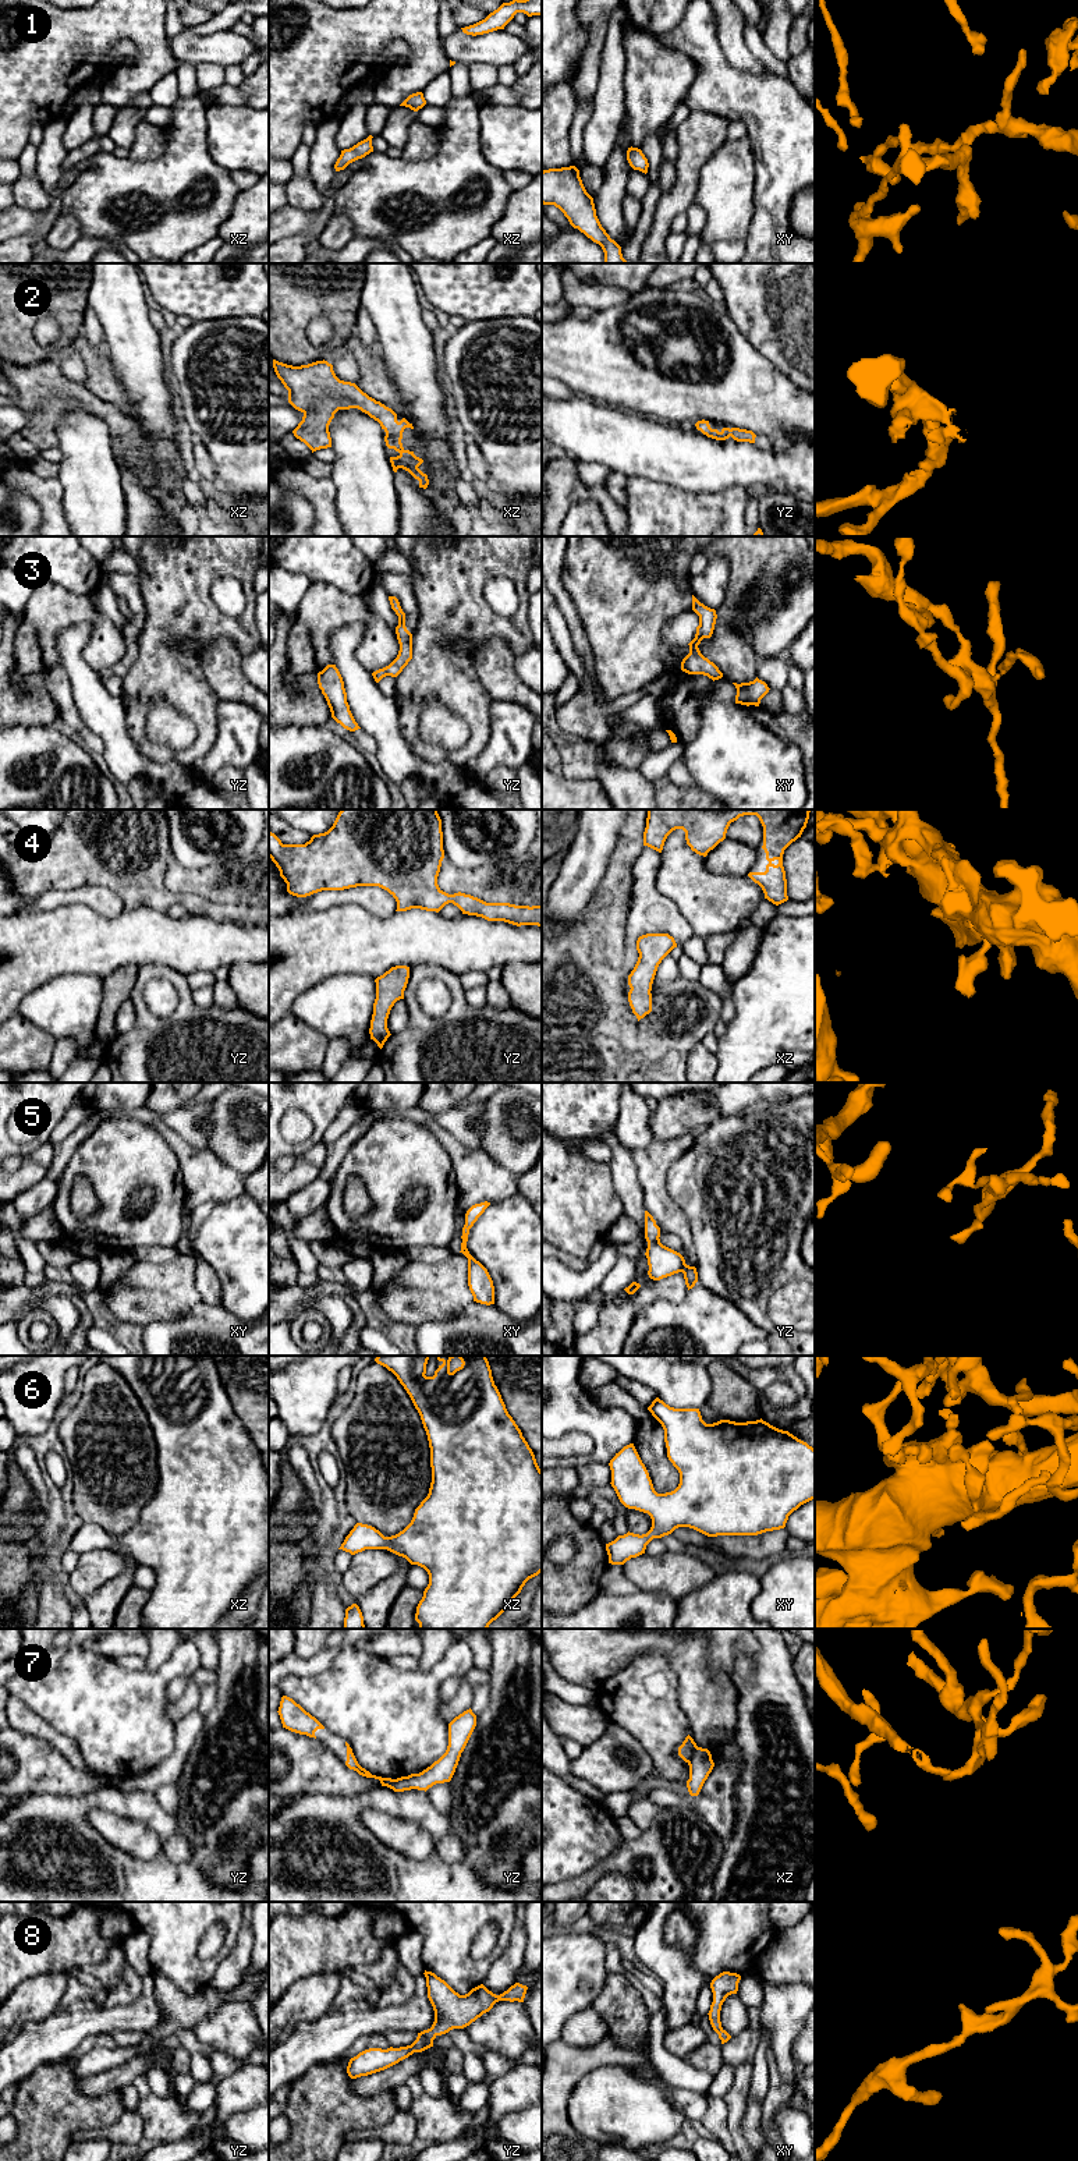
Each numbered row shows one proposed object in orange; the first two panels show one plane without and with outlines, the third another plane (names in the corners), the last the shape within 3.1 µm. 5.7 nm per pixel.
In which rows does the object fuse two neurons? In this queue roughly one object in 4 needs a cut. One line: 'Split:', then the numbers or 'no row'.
Split: 7

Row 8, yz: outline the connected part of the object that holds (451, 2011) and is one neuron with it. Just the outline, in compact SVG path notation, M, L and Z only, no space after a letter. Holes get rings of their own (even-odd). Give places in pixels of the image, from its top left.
M425 1970L428 1998L435 2011L435 2022L430 2029L418 2033L416 2040L400 2048L369 2048L351 2058L347 2073L351 2079L368 2076L384 2070L414 2052L422 2052L433 2047L437 2036L453 2029L464 2029L489 2012L499 2001L524 2002L528 1987L520 1983L511 1985L500 1995L489 1991L483 1984L472 1988L468 1994L460 1995L444 1980L432 1972Z

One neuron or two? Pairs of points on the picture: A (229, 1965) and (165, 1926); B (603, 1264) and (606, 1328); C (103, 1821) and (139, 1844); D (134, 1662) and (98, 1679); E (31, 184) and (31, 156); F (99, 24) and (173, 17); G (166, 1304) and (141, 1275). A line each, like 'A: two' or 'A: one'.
A: two
B: two
C: one
D: two
E: two
F: two
G: one

